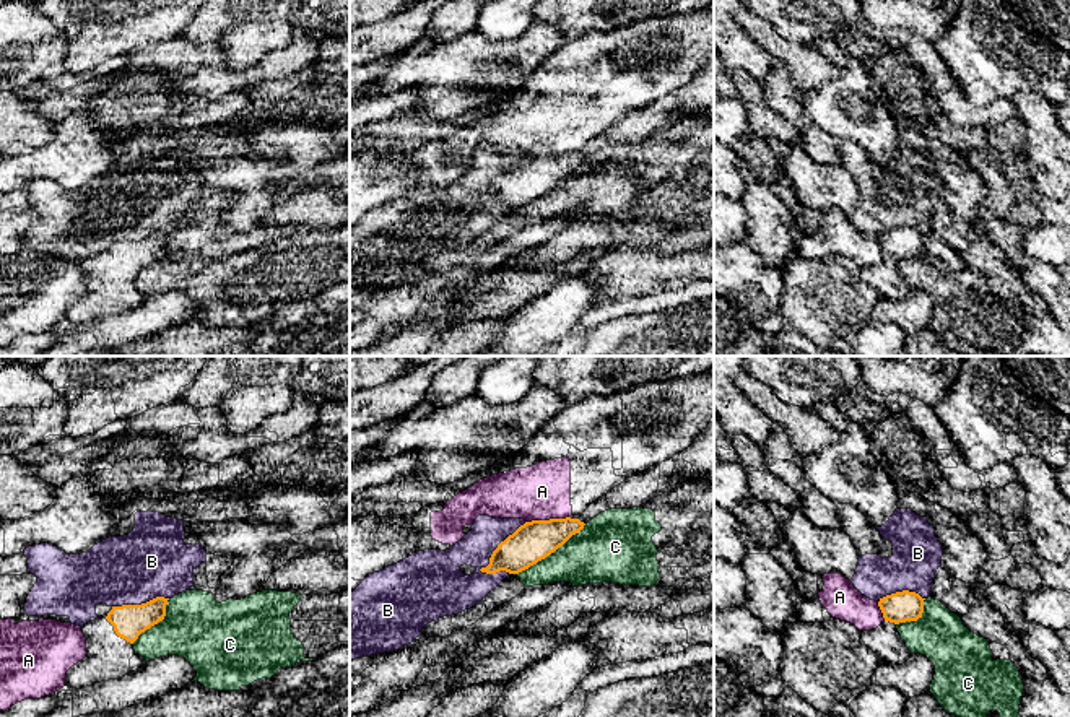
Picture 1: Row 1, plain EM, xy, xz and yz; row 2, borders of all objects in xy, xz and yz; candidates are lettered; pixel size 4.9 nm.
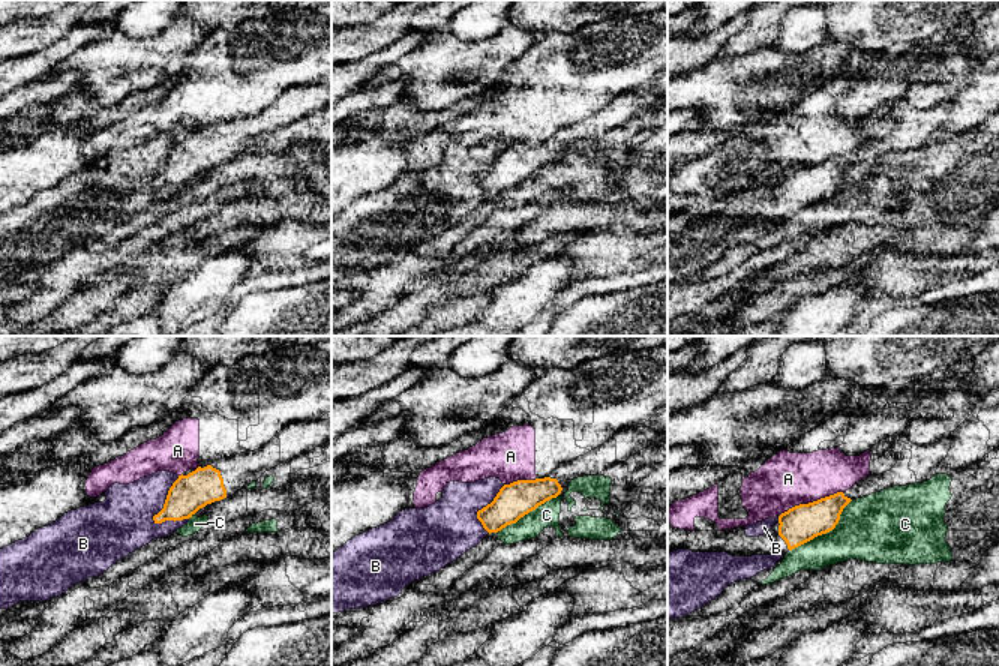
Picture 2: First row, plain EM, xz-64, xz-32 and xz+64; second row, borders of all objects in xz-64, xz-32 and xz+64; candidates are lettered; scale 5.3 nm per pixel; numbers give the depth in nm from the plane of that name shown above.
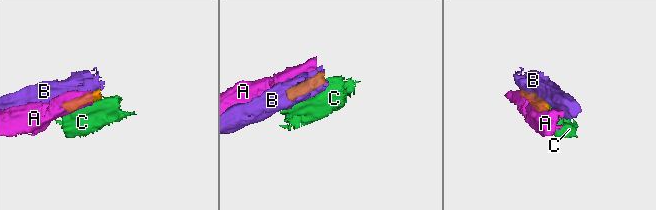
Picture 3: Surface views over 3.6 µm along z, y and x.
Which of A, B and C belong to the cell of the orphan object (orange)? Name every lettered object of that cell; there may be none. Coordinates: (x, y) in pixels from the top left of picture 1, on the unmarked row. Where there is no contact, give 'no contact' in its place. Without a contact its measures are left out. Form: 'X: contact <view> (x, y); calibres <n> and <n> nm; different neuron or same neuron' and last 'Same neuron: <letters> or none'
A: contact xz (547, 156); calibres 200 and 280 nm; different neuron
B: contact xz (498, 182); calibres 200 and 170 nm; different neuron
C: contact xz (552, 187); calibres 200 and 300 nm; different neuron
Same neuron: none

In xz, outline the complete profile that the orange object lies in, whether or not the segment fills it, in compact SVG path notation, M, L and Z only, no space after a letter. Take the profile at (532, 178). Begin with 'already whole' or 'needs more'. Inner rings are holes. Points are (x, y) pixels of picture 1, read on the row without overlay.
needs more | M673 94L655 99L646 107L624 115L621 120L598 133L582 150L566 154L532 156L520 161L512 171L498 180L489 200L481 208L496 210L506 206L519 210L545 195L563 182L584 161L608 145L633 145L668 127Z

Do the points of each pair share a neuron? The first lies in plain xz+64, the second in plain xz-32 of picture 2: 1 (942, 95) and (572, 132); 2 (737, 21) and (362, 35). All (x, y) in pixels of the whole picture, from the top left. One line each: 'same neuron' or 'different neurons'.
1: different neurons
2: same neuron

